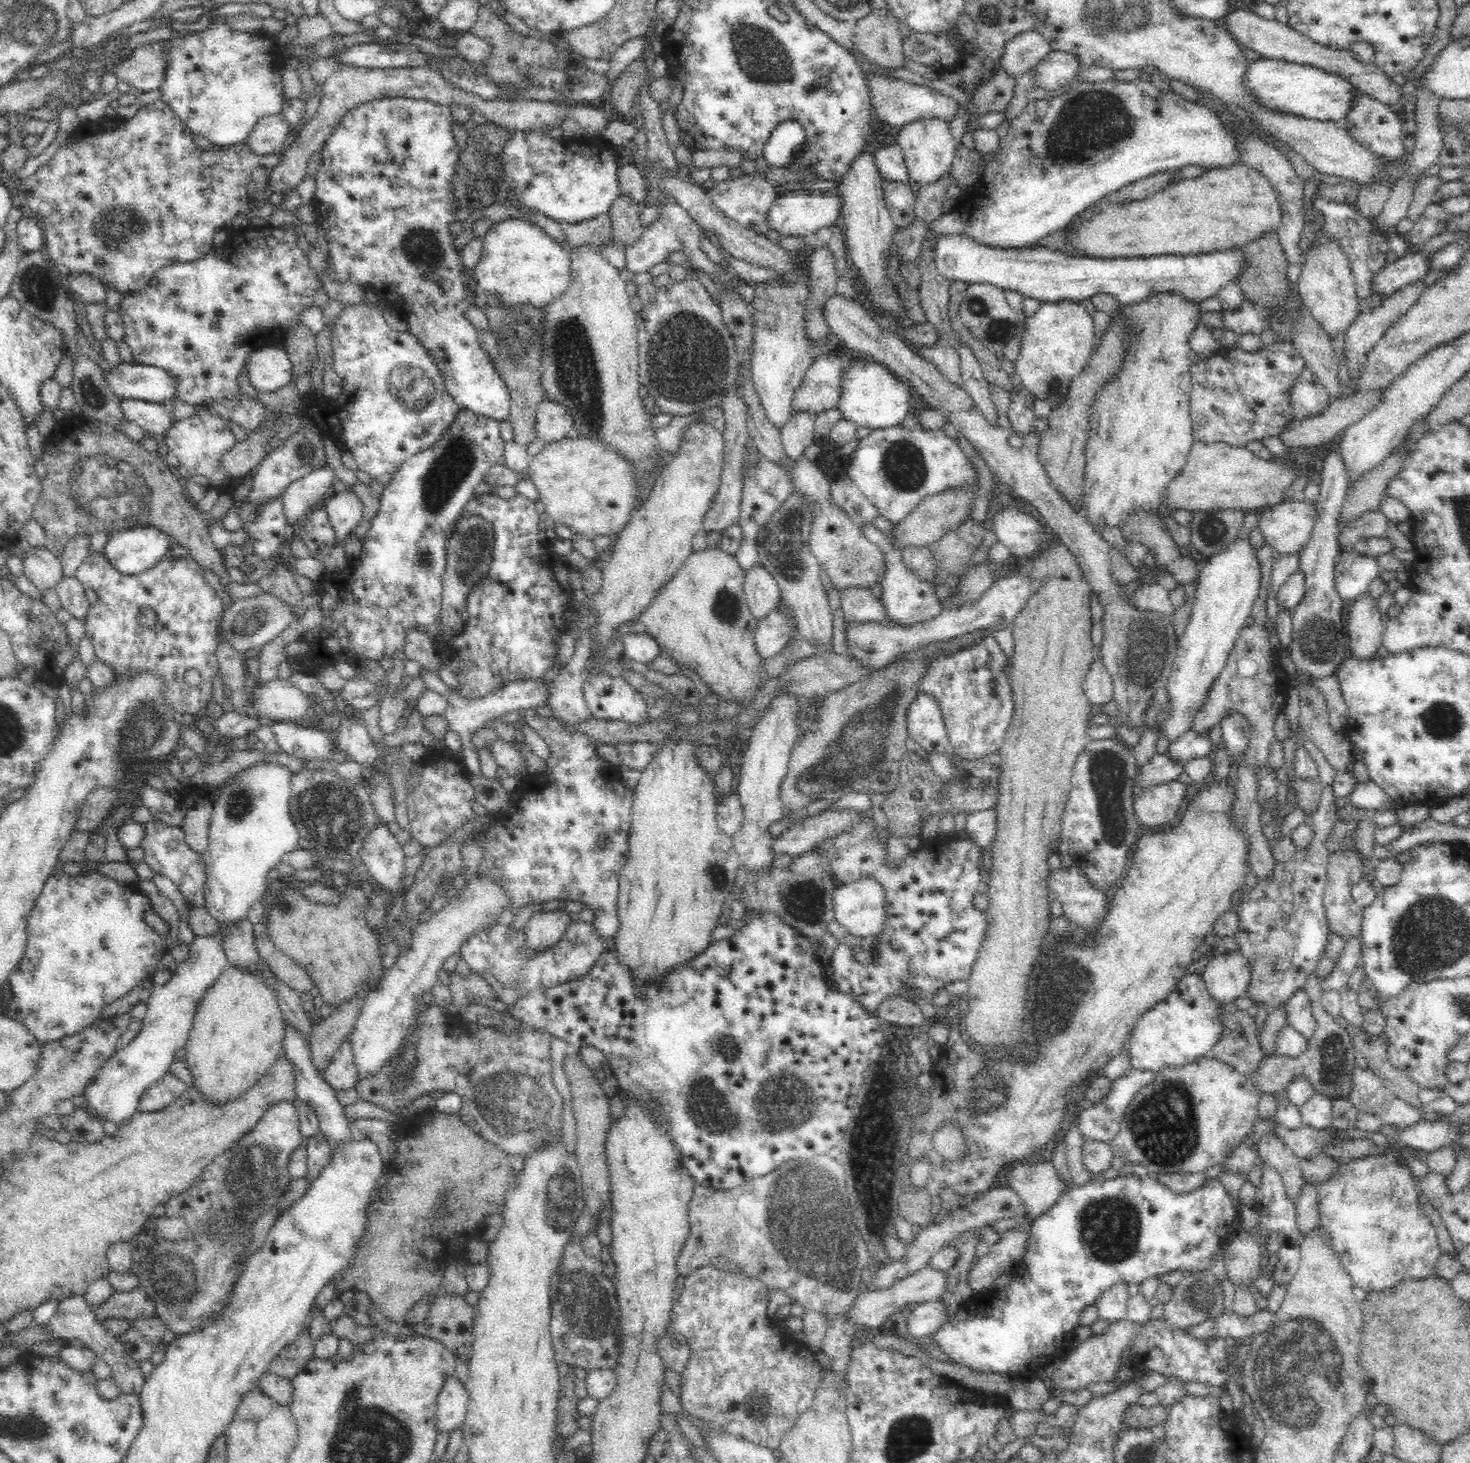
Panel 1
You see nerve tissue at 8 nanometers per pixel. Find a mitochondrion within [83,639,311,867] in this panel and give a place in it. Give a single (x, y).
(144, 730)

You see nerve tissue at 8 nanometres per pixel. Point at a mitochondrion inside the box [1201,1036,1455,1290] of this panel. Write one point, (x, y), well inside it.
(1332, 1062)

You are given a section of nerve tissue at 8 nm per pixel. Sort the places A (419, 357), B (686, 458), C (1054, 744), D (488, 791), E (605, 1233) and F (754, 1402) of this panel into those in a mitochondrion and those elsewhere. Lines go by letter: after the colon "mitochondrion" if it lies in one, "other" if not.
A: other
B: other
C: other
D: other
E: other
F: mitochondrion

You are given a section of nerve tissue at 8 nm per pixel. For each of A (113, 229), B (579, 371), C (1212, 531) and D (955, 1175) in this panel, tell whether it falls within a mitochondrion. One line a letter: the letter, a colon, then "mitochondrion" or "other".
A: mitochondrion
B: mitochondrion
C: mitochondrion
D: other

